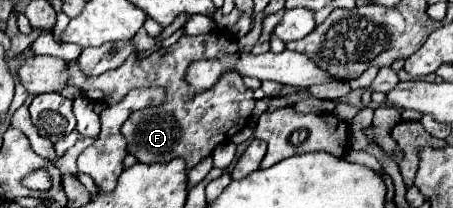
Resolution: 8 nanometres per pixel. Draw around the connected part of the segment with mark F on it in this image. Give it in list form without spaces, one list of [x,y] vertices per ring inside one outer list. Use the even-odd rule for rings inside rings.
[[[201,34],[201,36],[181,36],[173,46],[161,48],[145,58],[139,58],[139,54],[131,54],[119,68],[109,70],[101,76],[87,78],[75,62],[69,62],[69,84],[81,88],[85,96],[93,102],[105,102],[107,106],[113,106],[121,102],[121,98],[137,86],[165,86],[167,88],[167,100],[163,108],[151,108],[137,114],[131,114],[127,122],[123,124],[121,132],[129,142],[129,152],[137,156],[139,162],[153,164],[153,162],[169,162],[173,158],[183,158],[187,162],[187,168],[195,166],[201,158],[209,156],[215,146],[225,144],[233,138],[235,132],[239,132],[247,118],[251,116],[251,110],[255,106],[253,92],[243,84],[243,78],[233,74],[223,74],[221,82],[213,86],[213,90],[205,90],[201,94],[189,96],[189,84],[185,82],[185,70],[191,62],[197,62],[201,58],[225,58],[225,54],[237,52],[237,38],[231,34]]]

